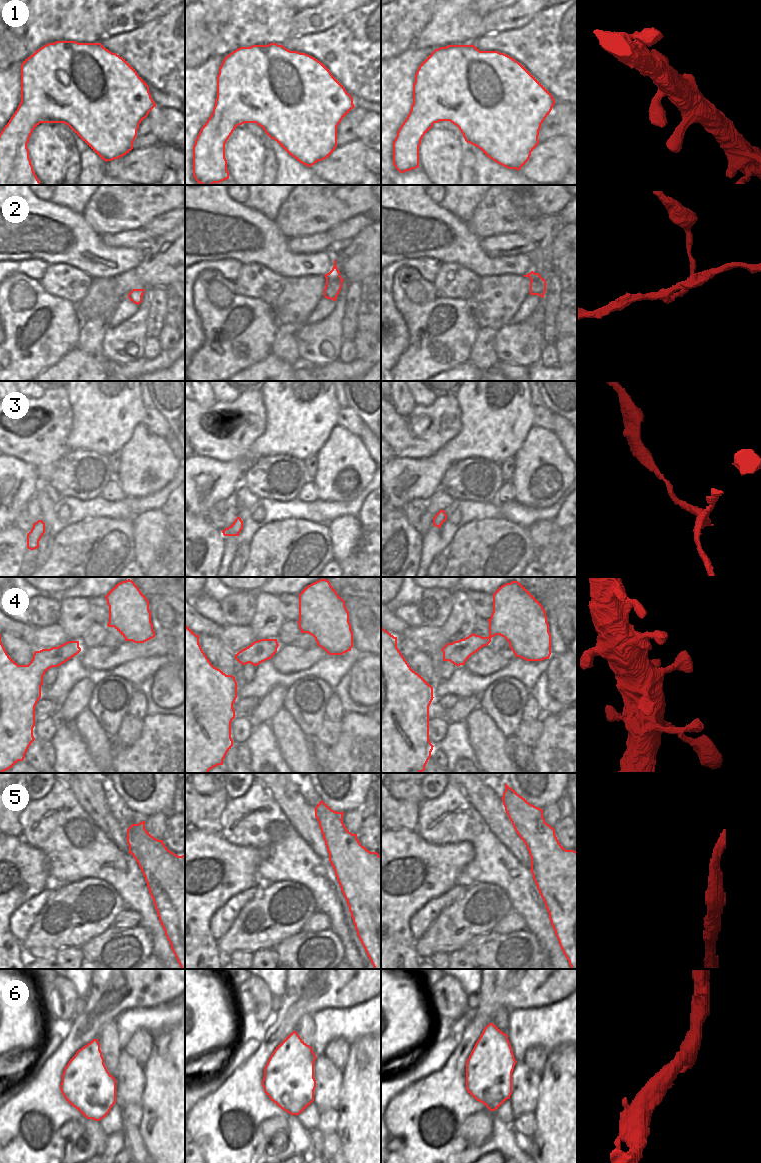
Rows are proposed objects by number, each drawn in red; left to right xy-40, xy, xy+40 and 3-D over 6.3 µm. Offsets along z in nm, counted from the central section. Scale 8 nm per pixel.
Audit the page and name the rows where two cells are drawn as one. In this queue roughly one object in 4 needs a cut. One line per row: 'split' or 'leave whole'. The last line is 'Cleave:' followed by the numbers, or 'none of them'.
1: leave whole
2: leave whole
3: leave whole
4: leave whole
5: leave whole
6: leave whole
Cleave: none of them

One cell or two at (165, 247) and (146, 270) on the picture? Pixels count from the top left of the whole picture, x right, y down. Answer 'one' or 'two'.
one

